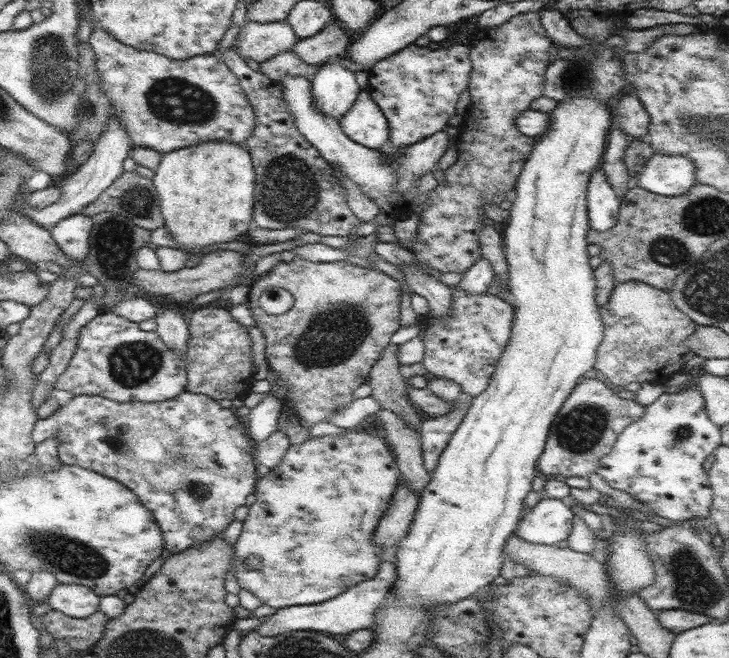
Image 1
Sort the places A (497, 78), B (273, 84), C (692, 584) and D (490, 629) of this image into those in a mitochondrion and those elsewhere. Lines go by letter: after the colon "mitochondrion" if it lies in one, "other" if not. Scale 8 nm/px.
A: other
B: other
C: mitochondrion
D: other

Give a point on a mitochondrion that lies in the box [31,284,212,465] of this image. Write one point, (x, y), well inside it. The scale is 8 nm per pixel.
(131, 365)

